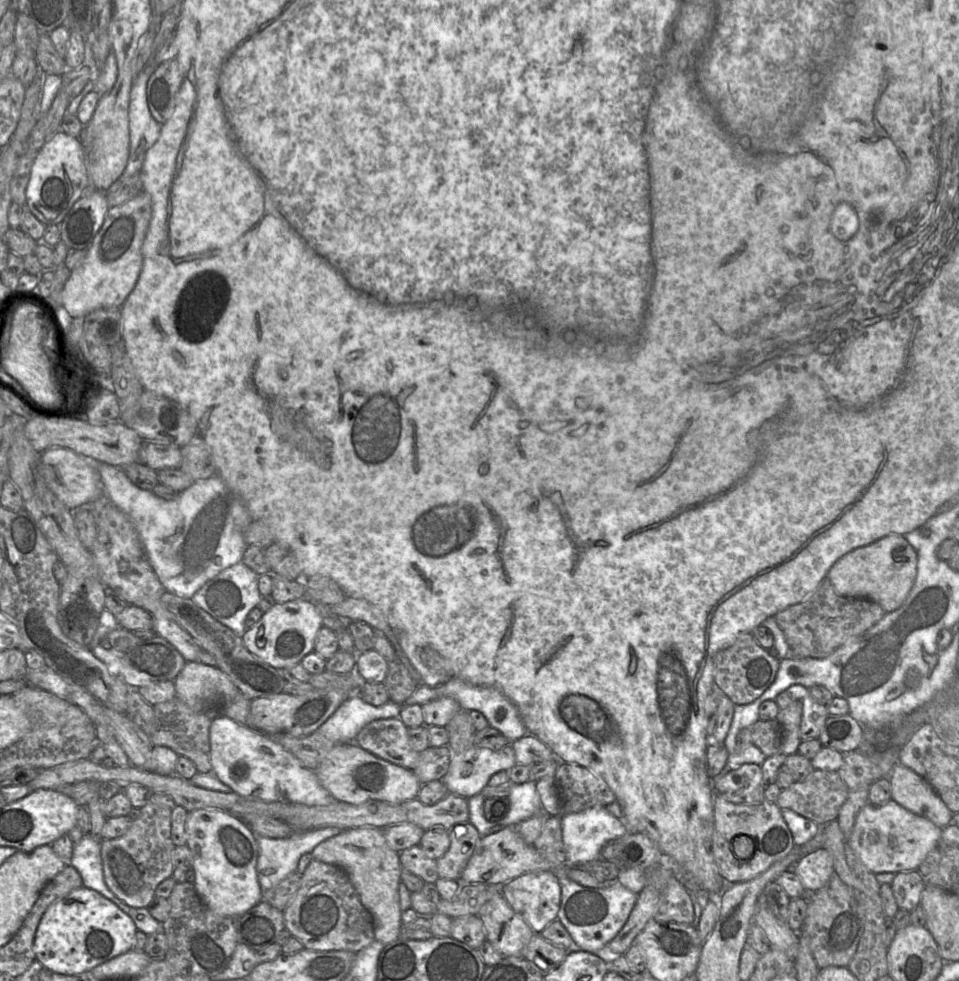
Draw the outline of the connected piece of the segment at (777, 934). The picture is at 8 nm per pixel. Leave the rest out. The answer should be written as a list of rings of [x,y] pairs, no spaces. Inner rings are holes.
[[[757,901],[753,923],[765,933],[771,948],[784,951],[789,957],[796,958],[799,948],[799,933],[793,931],[786,921],[779,919],[767,905]]]

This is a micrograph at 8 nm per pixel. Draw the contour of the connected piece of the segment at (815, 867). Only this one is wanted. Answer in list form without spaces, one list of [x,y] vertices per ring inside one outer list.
[[[824,848],[800,858],[789,870],[798,876],[806,893],[822,888],[835,873],[832,856]]]

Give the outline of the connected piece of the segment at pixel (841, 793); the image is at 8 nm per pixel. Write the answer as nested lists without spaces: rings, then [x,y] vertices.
[[[814,770],[803,781],[782,790],[776,804],[823,826],[837,819],[849,791],[837,771]]]

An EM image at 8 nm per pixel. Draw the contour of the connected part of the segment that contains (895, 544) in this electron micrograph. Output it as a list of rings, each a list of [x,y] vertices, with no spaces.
[[[901,534],[885,536],[867,546],[856,548],[829,568],[827,578],[838,594],[867,598],[887,612],[898,609],[906,600],[917,574],[917,553]]]

